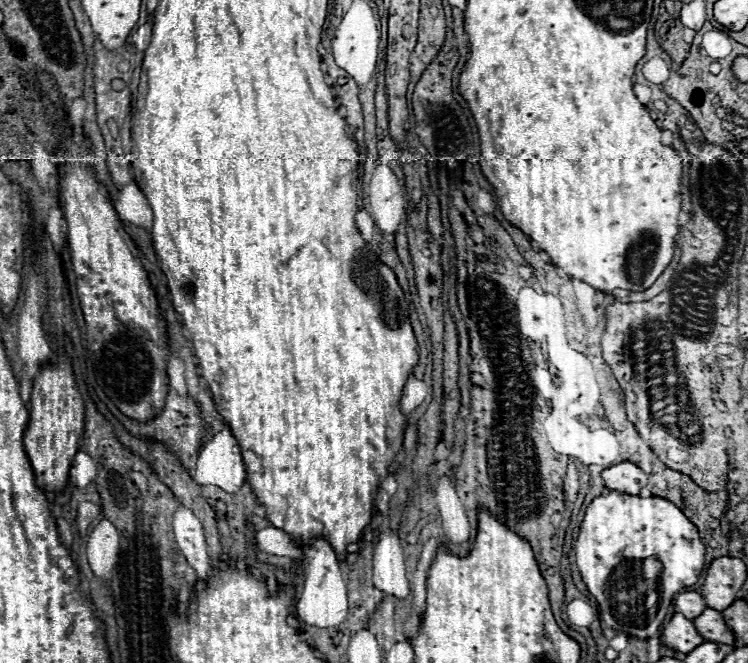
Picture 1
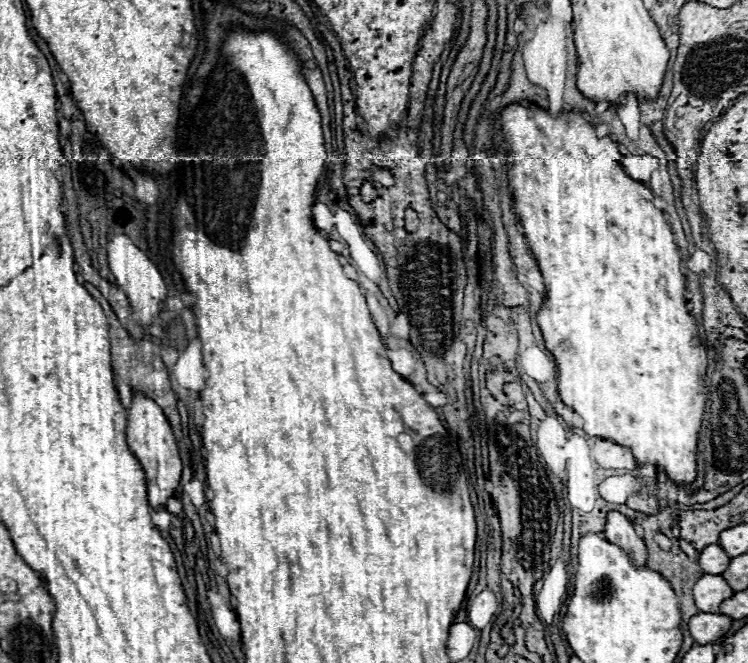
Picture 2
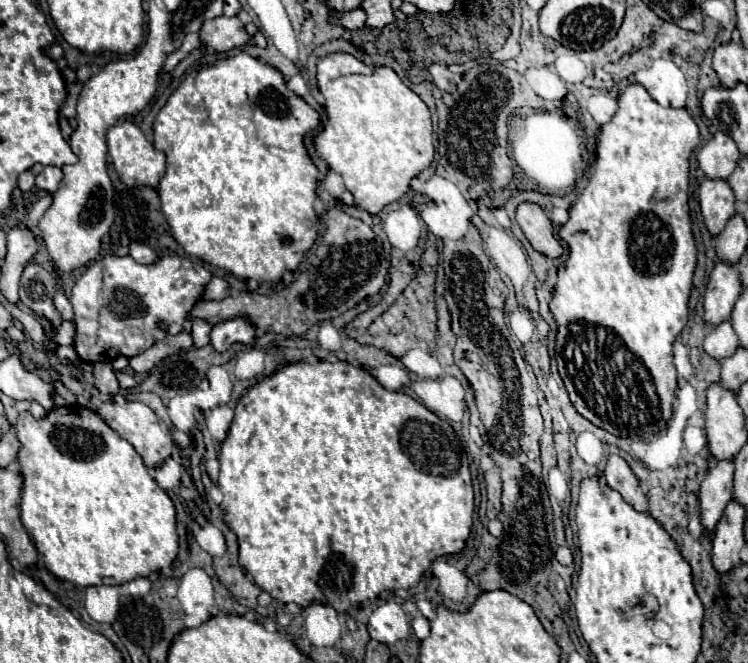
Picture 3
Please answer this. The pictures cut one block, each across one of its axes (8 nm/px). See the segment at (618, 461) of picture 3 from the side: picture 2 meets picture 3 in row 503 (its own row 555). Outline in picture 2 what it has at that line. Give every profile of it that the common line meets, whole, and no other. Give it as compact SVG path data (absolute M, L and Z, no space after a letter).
M610 512L604 536L608 542L618 544L624 552L628 552L628 558L632 560L632 564L636 564L636 568L646 566L646 544L642 542L642 538L638 538L634 526L626 520L626 516L622 516L620 512Z

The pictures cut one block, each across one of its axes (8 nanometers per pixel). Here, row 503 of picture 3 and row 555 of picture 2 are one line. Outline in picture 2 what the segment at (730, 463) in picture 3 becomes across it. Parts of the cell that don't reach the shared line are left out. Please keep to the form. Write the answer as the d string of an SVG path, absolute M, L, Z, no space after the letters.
M708 544L700 554L700 568L704 570L704 574L722 574L728 564L730 556L718 544Z

